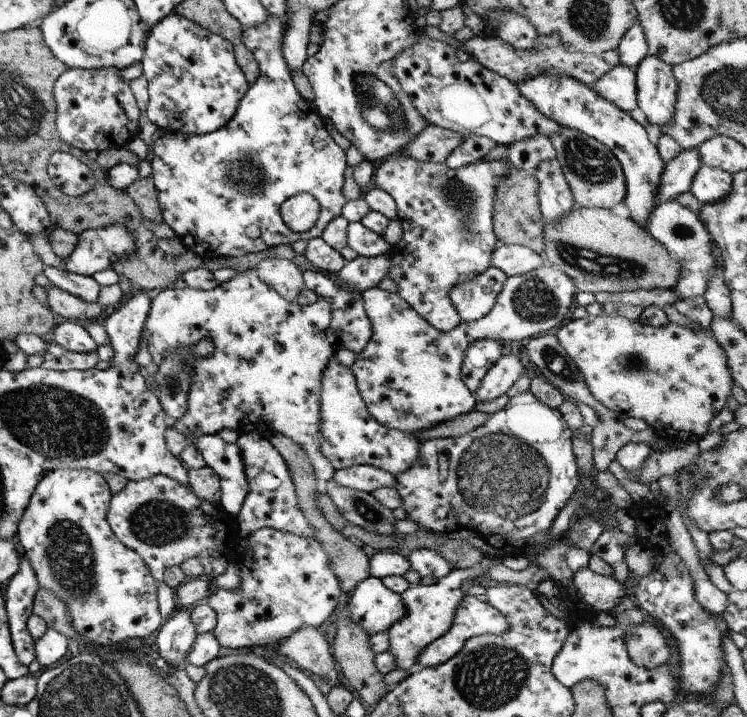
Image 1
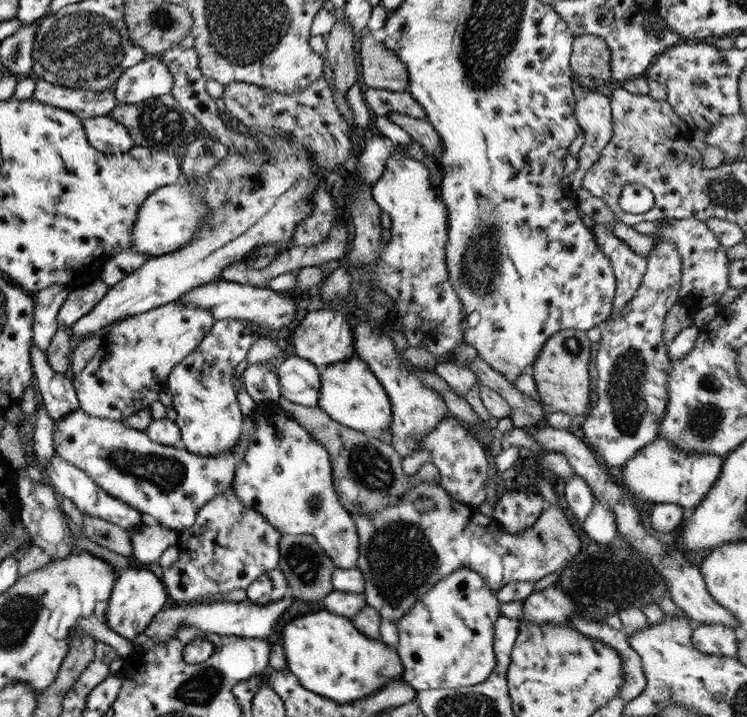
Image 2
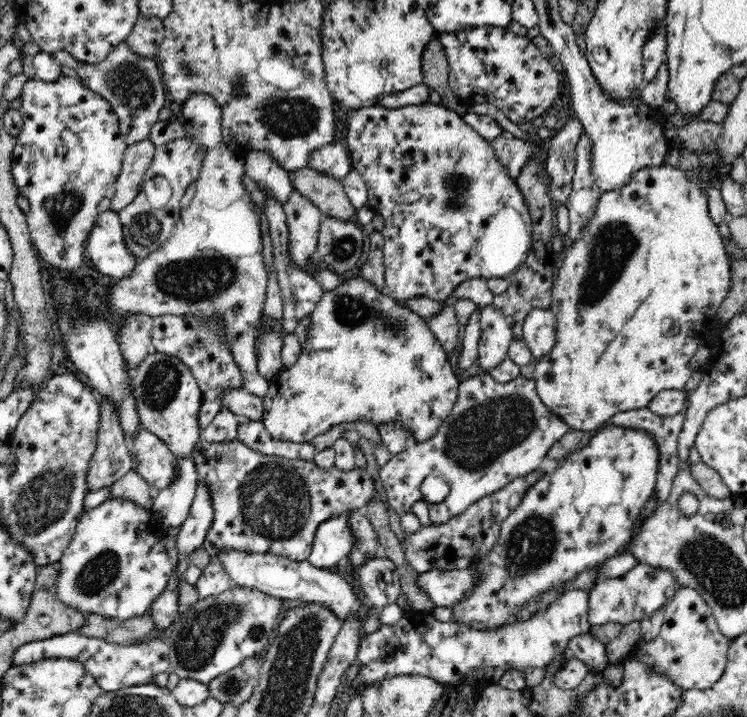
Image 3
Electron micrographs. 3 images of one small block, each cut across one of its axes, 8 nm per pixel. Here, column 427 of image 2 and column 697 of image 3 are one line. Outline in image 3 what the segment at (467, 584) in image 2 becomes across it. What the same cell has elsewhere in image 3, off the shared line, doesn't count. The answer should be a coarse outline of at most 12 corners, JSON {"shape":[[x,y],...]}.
{"shape":[[679,587],[660,634],[635,656],[683,690],[712,688],[731,638],[706,601]]}

